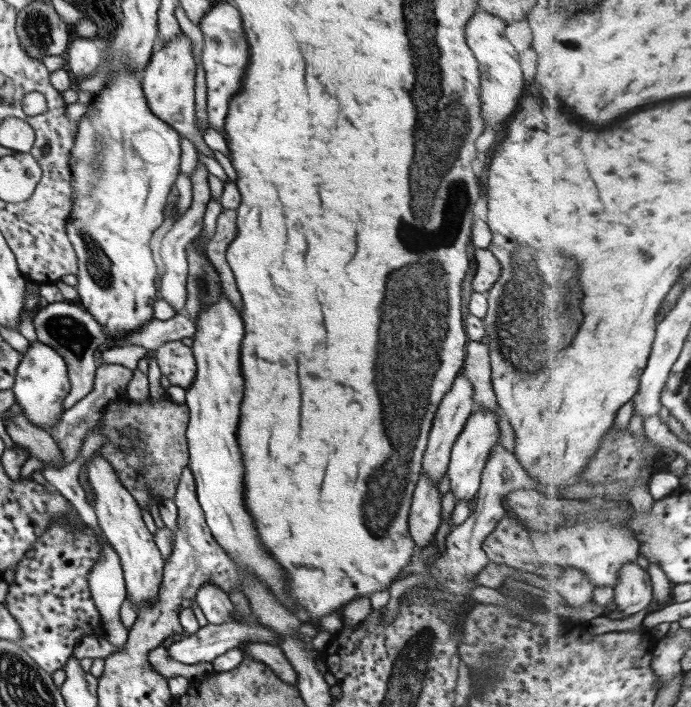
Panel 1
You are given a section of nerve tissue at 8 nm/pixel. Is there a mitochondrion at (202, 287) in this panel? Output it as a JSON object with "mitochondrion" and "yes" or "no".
{"mitochondrion":"yes"}

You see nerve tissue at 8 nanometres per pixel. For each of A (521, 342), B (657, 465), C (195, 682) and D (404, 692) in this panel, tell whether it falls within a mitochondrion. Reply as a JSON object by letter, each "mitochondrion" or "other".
{"A":"mitochondrion","B":"other","C":"other","D":"mitochondrion"}

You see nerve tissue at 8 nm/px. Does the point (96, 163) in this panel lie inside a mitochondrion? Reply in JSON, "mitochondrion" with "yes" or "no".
{"mitochondrion":"yes"}

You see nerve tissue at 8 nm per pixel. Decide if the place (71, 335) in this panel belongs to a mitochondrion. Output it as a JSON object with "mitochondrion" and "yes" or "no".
{"mitochondrion":"yes"}

